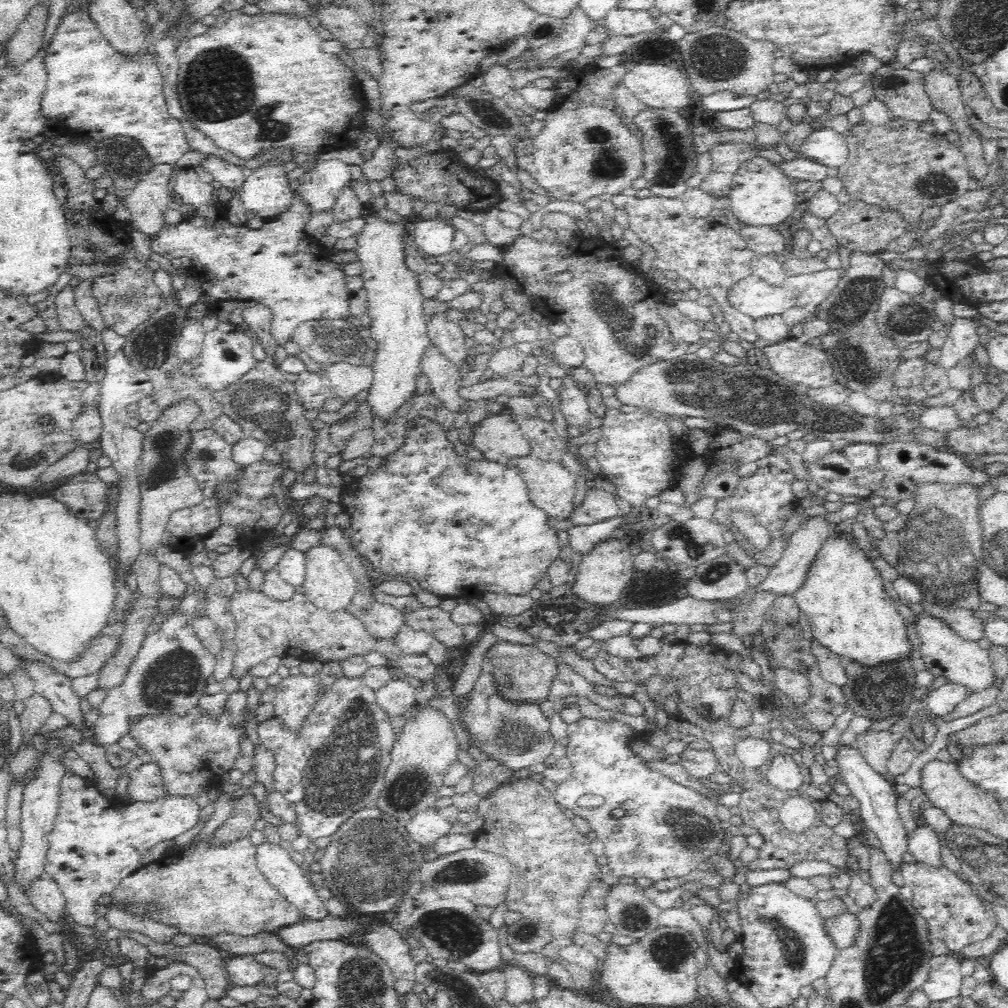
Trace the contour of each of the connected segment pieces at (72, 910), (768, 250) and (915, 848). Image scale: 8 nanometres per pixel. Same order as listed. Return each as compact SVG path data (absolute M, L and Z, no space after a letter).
M65 771L62 776L57 798L58 809L52 822L52 831L48 836L49 848L44 858L44 872L59 884L65 898L64 912L67 920L72 925L82 924L82 926L94 926L98 918L94 909L96 900L104 894L111 894L122 878L142 867L140 859L146 850L193 829L199 821L201 812L195 798L174 795L168 799L156 799L152 803L132 803L119 809L112 808L108 804L108 797L96 788L91 779L80 777L72 771Z
M745 225L739 234L758 257L782 252L786 246L784 235L774 227Z
M926 824L918 825L912 832L908 832L908 851L916 858L916 863L924 863L930 867L944 867L942 864L942 856L940 855L940 843L936 831Z

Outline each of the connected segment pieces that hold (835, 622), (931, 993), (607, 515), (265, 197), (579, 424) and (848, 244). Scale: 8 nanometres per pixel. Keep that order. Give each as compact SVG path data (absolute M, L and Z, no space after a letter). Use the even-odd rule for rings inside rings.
M839 531L836 535L831 534L822 550L818 552L816 560L812 562L808 573L806 584L794 594L793 598L799 611L808 617L816 641L839 657L842 656L844 660L854 661L870 668L889 662L911 660L914 648L912 642L908 640L907 621L899 614L899 602L892 600L887 594L881 574L873 566L872 560L859 549L851 534Z
M936 955L932 957L928 980L922 989L931 1002L942 1002L960 997L964 974L960 971L960 957Z
M596 485L587 490L581 505L571 511L568 522L576 526L593 525L613 518L618 512L616 496Z
M270 161L248 172L238 191L244 209L266 223L284 214L292 203L293 190L281 163Z
M568 376L567 384L562 388L562 397L563 403L559 408L565 416L566 424L579 433L585 431L592 414L584 398L584 392L576 386L576 381L571 376Z
M854 198L842 205L832 218L828 218L826 225L832 236L839 242L839 246L871 255L878 250L886 249L889 242L905 234L908 228L900 214L871 206Z

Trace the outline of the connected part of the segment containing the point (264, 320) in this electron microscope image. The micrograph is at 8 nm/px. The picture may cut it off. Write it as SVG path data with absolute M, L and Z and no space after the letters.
M251 303L245 304L242 314L246 324L257 335L258 343L263 346L268 360L272 359L276 352L276 345L272 343L272 335L270 335L272 311L263 304Z

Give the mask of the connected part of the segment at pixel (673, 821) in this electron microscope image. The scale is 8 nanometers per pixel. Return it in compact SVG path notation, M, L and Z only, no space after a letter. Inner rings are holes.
M588 717L573 722L567 733L569 742L566 756L571 760L573 772L564 782L557 783L556 792L553 792L554 799L562 810L571 810L575 816L582 816L588 821L590 830L598 835L596 841L602 841L606 847L607 864L615 876L634 880L648 878L656 882L668 878L680 878L708 863L721 848L725 833L714 801L670 780L659 770L648 768L647 762L628 748L632 740L645 739L642 733L634 732L630 726L616 719L605 722L604 719ZM586 794L602 796L604 804L594 810L586 810L586 807L578 806L578 800ZM618 812L621 814L617 820L611 821L613 815Z

